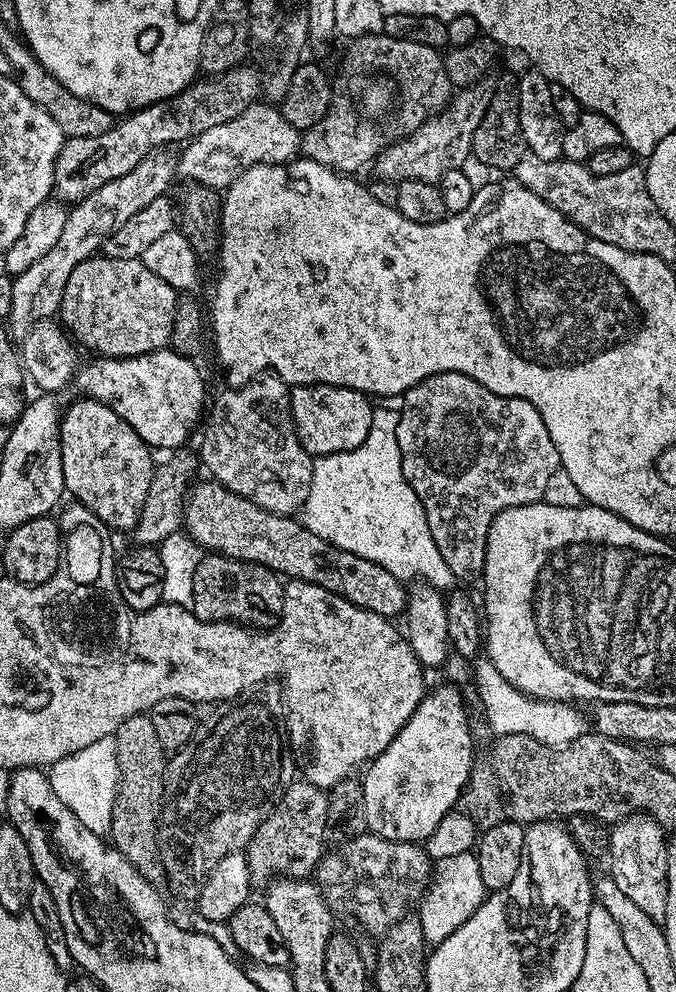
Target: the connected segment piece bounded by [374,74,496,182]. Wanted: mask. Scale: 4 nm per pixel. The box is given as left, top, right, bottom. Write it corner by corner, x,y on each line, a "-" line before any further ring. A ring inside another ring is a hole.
489,74
469,88
461,88
453,95
444,111
431,116
424,124
411,129
405,140
383,149
374,161
375,175
381,180
421,180
438,182
442,174
451,168
464,168
472,156
474,130
482,123
482,118
490,107
490,98
494,98
496,76

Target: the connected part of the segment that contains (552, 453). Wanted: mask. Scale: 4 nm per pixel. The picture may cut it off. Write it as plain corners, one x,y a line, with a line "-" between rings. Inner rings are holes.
435,372
430,378
418,382
410,391
405,392
402,403
404,403
404,408
399,409
400,421
398,422
396,437
398,438
398,450
402,458
402,470
406,482
410,482
414,494
418,494
418,498
426,510
426,522
430,526
430,534
434,538
442,558
446,558
446,566
450,566
450,574
457,581
479,581
484,574
486,542
490,534
490,526
494,522
496,515
502,510
514,506
541,503
546,485
550,483
550,474
561,471
560,455
554,446
554,442
550,442
550,430
546,430
546,422
542,422
538,410
534,410
534,406
530,406
530,402
494,394
490,390
486,390
486,386
474,382
474,378
470,378
461,372

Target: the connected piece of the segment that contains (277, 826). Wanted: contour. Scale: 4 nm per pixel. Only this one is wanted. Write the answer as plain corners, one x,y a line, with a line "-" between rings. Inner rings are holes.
304,778
289,784
282,799
248,843
246,855
253,885
267,885
273,878
311,877
326,851
327,813
328,792
325,789
308,783

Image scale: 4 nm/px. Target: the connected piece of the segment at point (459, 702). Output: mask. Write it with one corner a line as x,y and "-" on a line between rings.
448,684
433,692
431,689
410,714
406,726
398,730
394,742
363,773
367,831
384,840
401,840
403,844
428,840
438,822
461,803
474,763
472,746
472,724
459,690

